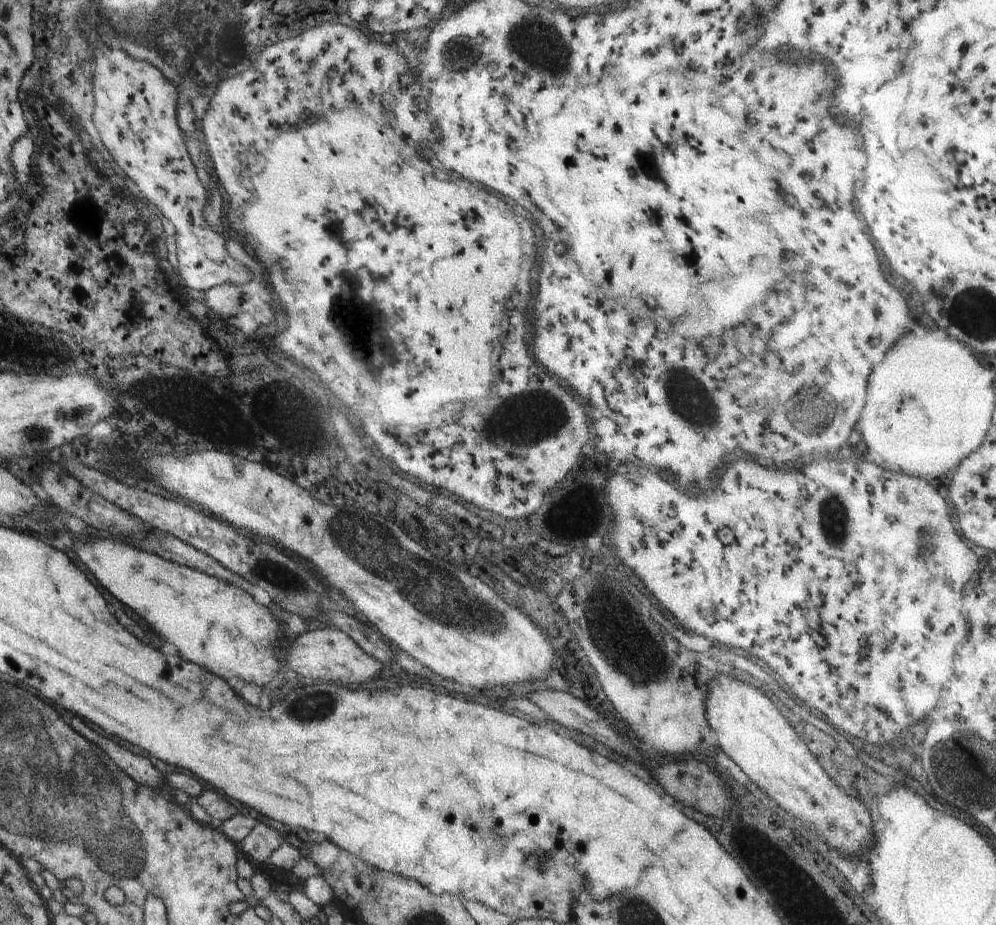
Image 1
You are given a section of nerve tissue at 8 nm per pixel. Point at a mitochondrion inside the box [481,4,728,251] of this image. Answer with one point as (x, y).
(536, 39)

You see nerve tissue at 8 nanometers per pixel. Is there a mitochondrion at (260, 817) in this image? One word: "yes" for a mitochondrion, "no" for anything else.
no

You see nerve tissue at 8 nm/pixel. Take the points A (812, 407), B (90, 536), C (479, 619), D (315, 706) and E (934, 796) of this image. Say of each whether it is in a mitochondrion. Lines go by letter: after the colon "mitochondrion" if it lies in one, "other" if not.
A: mitochondrion
B: other
C: mitochondrion
D: mitochondrion
E: other

